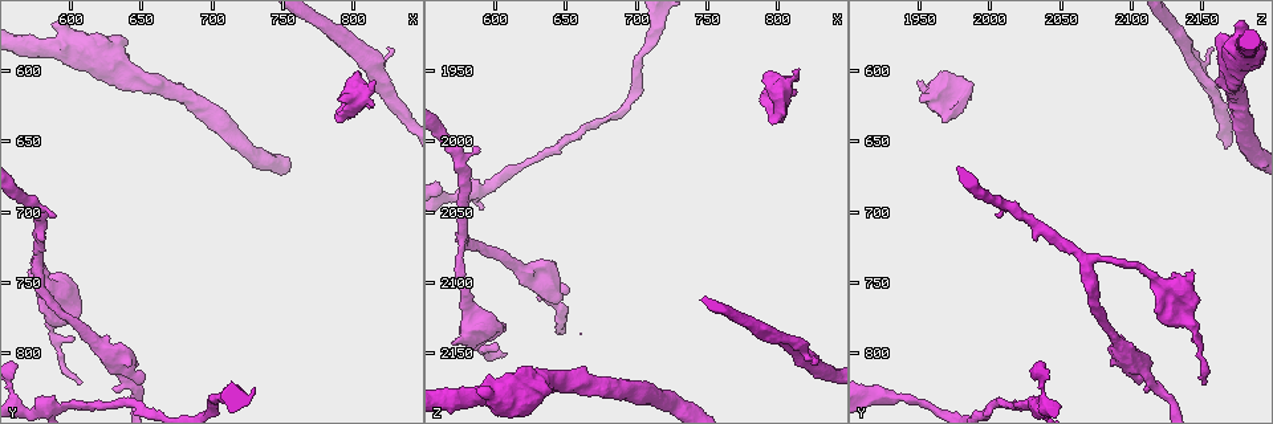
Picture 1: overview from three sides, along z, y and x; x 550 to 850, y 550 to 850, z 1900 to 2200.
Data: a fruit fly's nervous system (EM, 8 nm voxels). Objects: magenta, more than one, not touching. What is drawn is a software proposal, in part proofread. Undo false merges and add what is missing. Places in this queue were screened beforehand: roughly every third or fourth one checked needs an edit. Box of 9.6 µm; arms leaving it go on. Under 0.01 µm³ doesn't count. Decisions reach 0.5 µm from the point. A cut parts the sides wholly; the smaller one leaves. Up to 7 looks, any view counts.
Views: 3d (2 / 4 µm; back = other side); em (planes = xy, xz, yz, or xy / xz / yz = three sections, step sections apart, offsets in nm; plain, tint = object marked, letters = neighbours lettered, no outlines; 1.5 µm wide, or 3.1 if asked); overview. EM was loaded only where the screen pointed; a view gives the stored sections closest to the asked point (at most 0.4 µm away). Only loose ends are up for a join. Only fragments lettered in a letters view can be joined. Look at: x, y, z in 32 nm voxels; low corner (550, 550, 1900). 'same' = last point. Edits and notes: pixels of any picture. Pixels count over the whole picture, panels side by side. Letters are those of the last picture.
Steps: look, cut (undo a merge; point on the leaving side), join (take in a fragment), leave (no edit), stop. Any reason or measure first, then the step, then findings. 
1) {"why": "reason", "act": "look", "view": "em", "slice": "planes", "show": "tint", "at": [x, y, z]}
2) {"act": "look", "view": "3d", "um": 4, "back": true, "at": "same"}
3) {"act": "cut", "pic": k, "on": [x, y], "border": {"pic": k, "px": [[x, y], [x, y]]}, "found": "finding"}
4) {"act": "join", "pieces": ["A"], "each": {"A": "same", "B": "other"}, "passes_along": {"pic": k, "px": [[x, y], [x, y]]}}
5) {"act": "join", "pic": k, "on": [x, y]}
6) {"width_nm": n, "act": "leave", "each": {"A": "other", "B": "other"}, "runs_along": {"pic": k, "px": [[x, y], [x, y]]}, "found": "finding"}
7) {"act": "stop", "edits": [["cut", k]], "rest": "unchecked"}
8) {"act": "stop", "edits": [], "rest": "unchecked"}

{"why": "sudden change in width", "act": "look", "view": "em", "slice": "yz", "step": 4, "show": "tint", "at": [612, 790, 2090]}

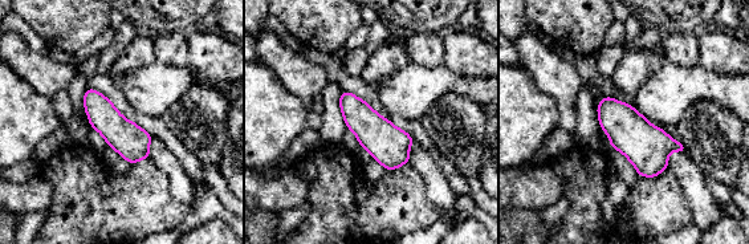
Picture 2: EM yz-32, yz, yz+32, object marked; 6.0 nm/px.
{"act": "look", "view": "em", "slice": "xz", "step": 4, "show": "letters", "at": "same"}

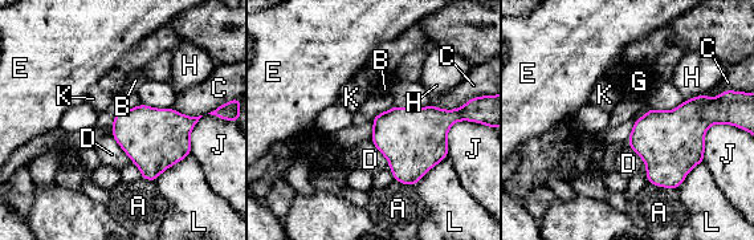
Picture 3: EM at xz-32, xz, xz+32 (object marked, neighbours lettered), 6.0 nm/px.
{"act": "leave", "each": {"A": "other", "B": "other", "C": "other", "D": "other", "E": "other", "G": "other", "H": "other", "J": "other", "K": "other", "L": "other"}, "found": "one neuron here"}

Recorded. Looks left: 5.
{"why": "free end", "act": "look", "view": "3d", "um": 4, "at": [608, 822, 2148]}

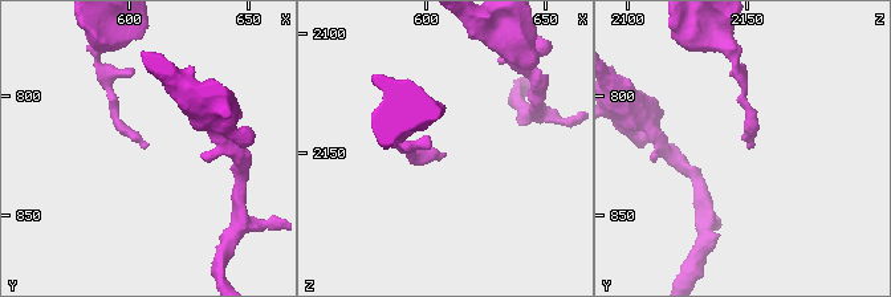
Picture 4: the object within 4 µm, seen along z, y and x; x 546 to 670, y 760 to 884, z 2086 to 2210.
{"why": "now the EM", "act": "look", "view": "em", "slice": "planes", "show": "plain", "at": [609, 821, 2150]}

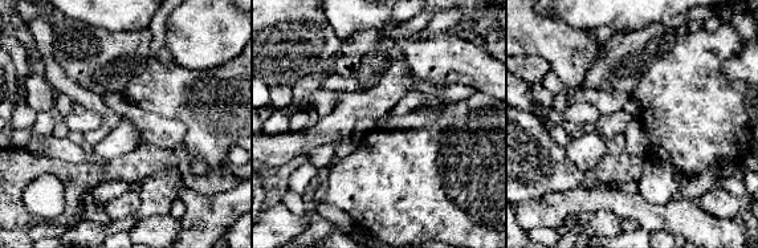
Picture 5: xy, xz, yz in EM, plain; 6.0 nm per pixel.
{"why": "see the neighbours", "act": "look", "view": "em", "slice": "planes", "show": "letters", "at": "same"}

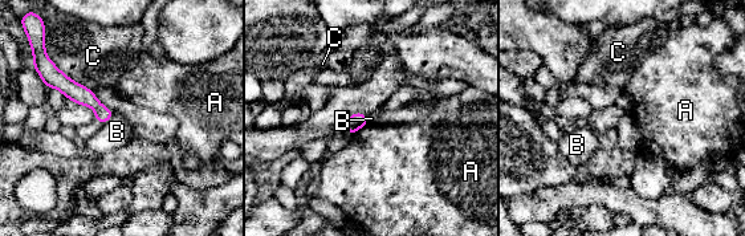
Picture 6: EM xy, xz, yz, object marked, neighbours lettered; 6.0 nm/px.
{"act": "leave", "each": {"A": "other", "B": "other", "C": "other"}, "found": "none of them fits"}

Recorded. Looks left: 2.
{"why": "thick end", "act": "look", "view": "em", "slice": "planes", "show": "letters", "at": [790, 622, 1952]}

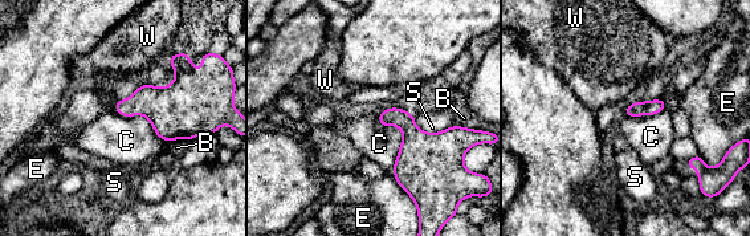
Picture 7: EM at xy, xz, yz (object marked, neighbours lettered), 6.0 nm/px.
{"longest_contact_nm": ["C", 340], "act": "leave", "each": {"B": "other", "C": "other", "E": "other", "S": "other", "W": "other"}, "border": {"pic": 7, "px": [[379, 113], [402, 131], [391, 167]]}, "found": "none of them fits"}

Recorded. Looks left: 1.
{"act": "stop", "edits": [], "rest": "unchecked"}

